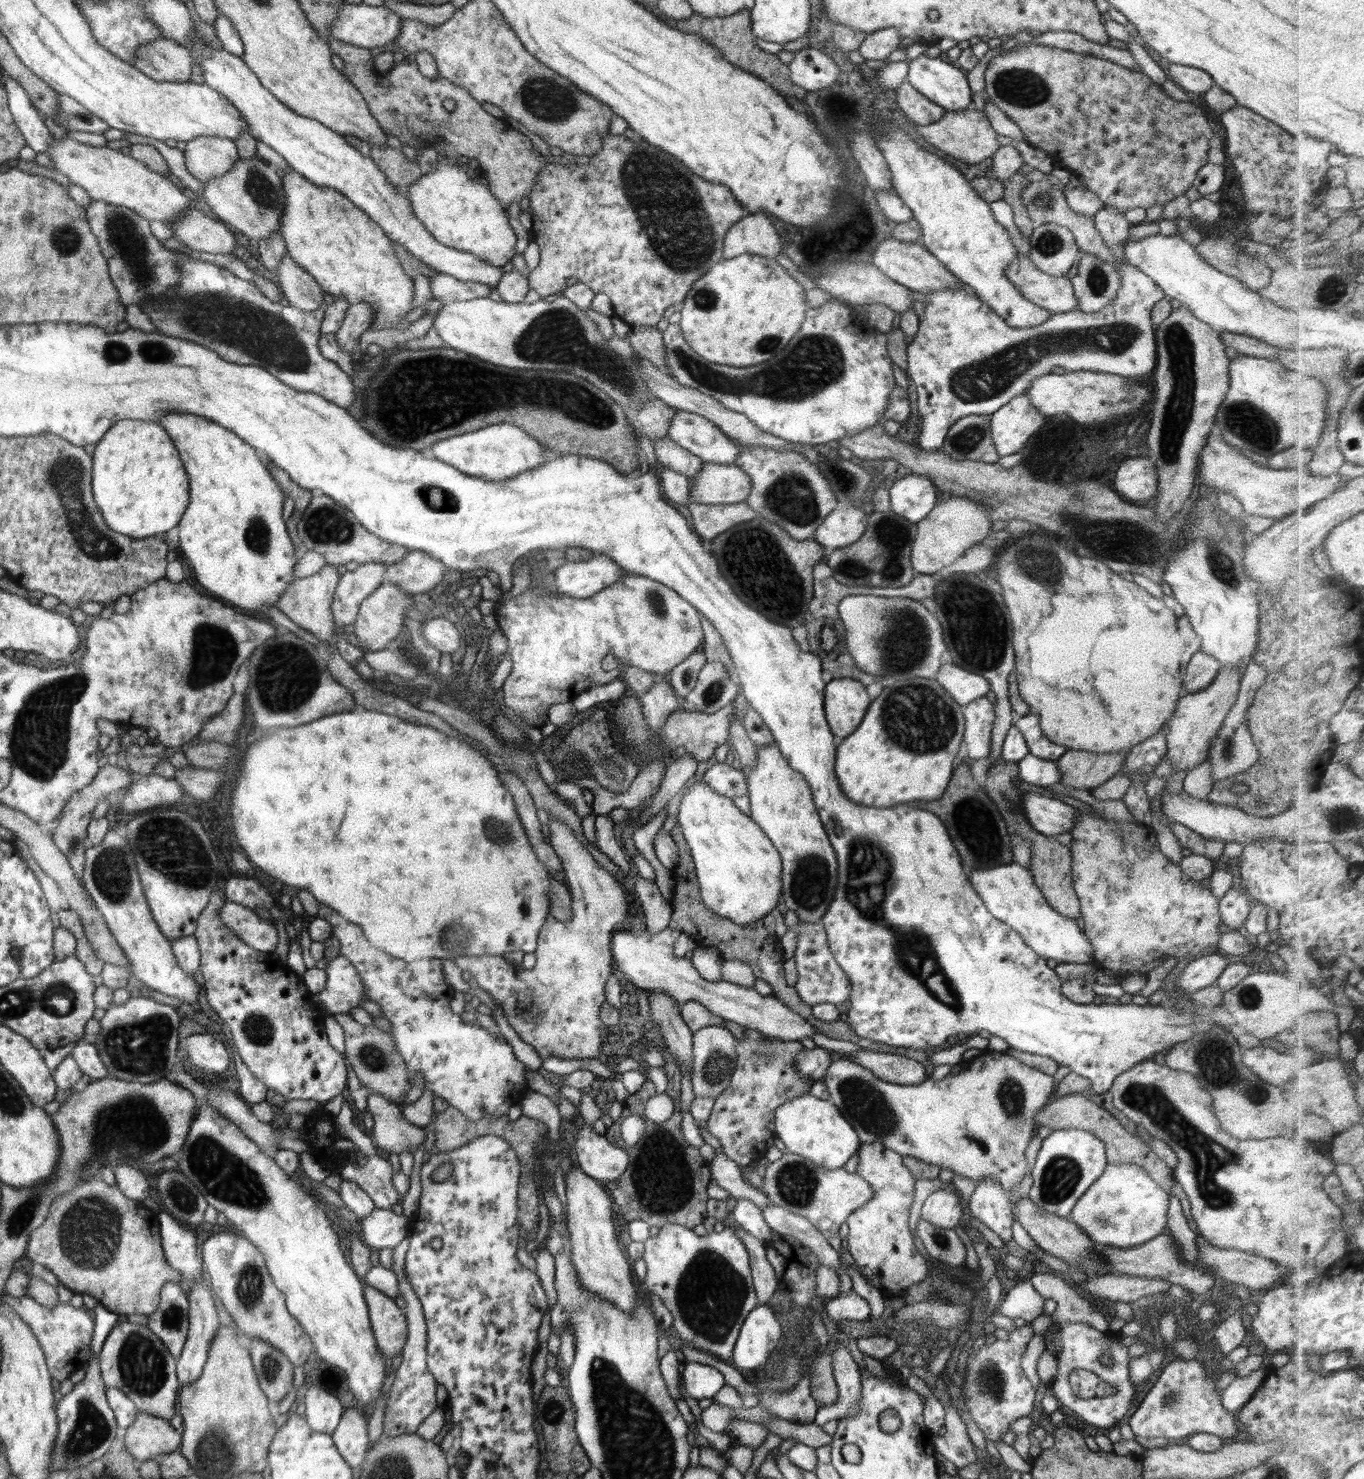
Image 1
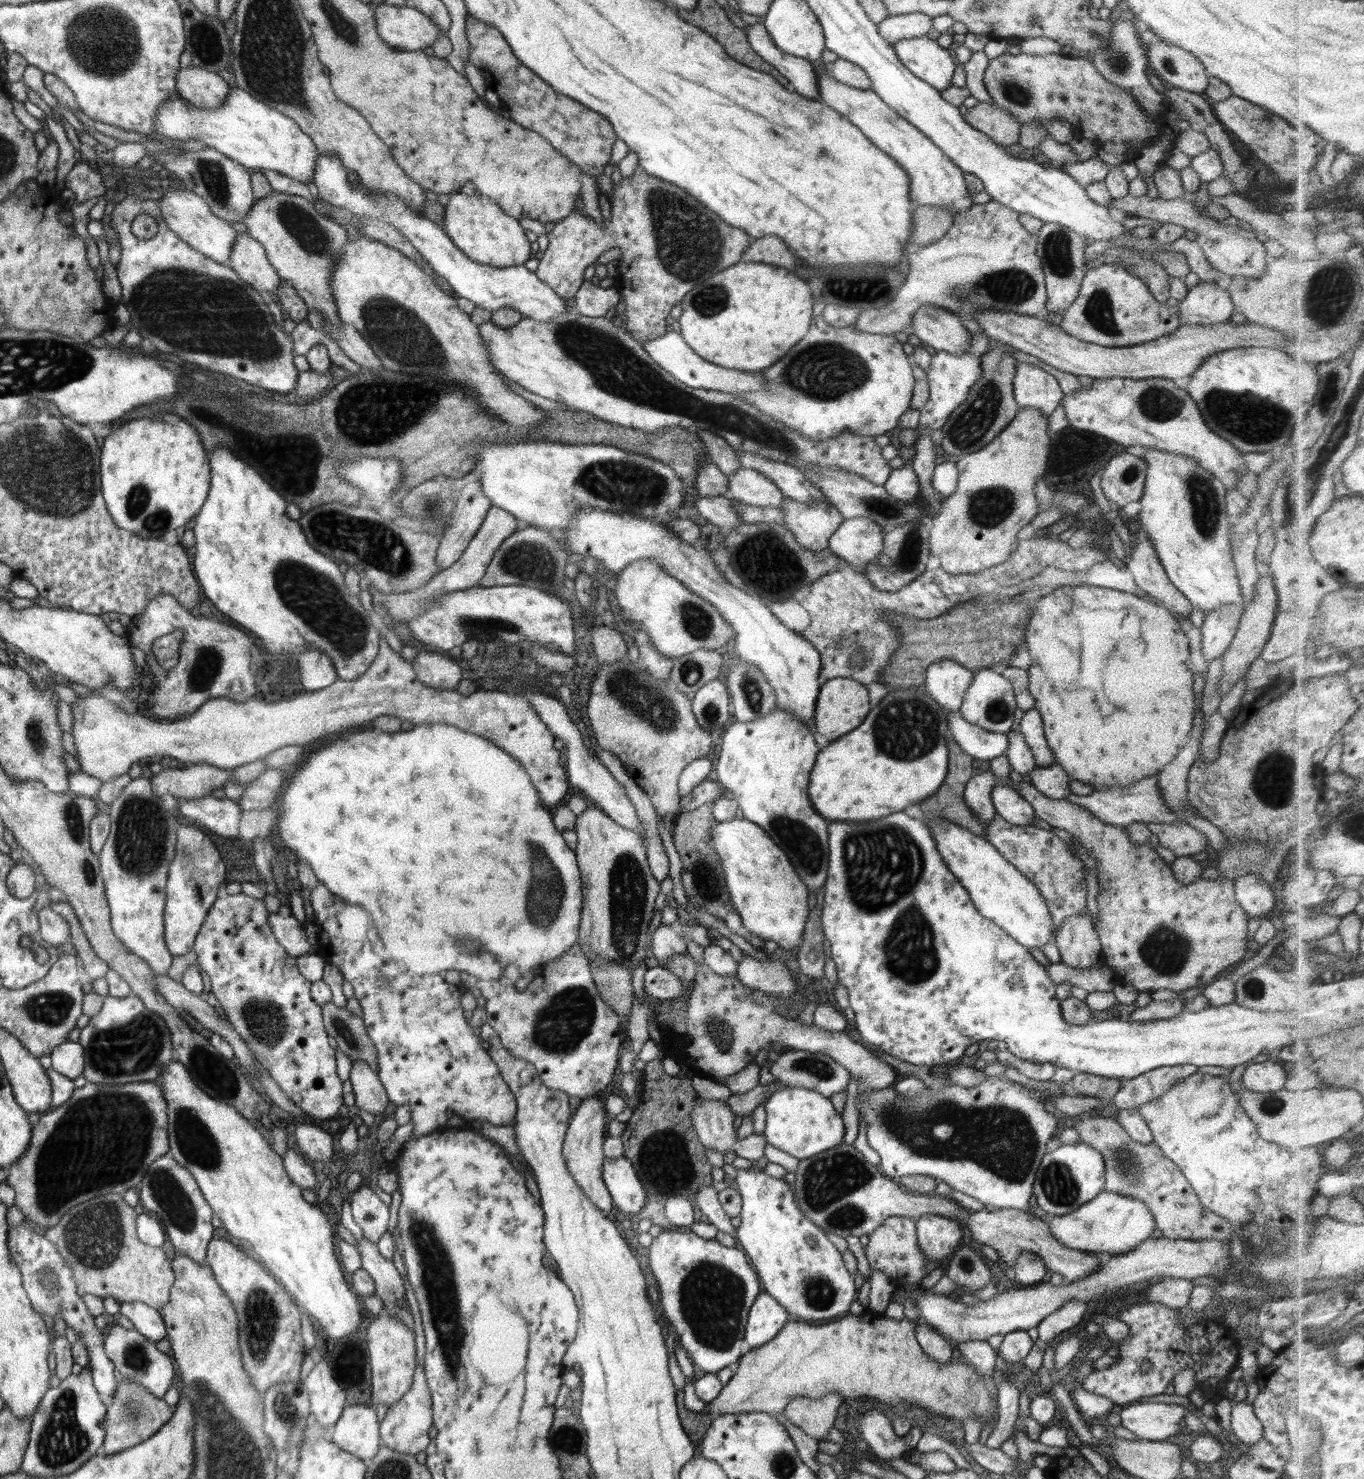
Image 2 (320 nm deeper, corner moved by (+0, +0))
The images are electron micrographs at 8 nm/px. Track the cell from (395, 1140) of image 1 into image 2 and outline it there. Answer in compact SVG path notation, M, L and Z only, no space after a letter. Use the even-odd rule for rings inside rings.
M352 1062L349 1081L355 1094L354 1109L362 1108L374 1116L387 1110L386 1106L391 1100L387 1097L377 1072L367 1062Z

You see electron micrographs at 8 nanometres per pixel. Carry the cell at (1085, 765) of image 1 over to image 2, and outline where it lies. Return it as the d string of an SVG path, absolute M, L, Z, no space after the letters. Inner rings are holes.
M1058 764L1048 767L1037 766L1030 772L1030 784L1048 798L1065 799L1072 794L1070 777Z

